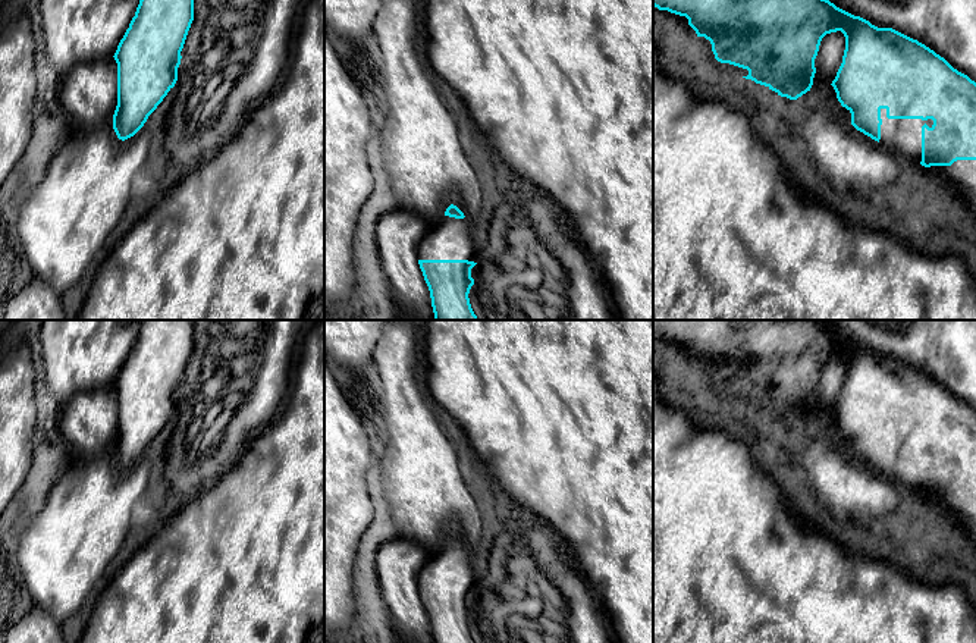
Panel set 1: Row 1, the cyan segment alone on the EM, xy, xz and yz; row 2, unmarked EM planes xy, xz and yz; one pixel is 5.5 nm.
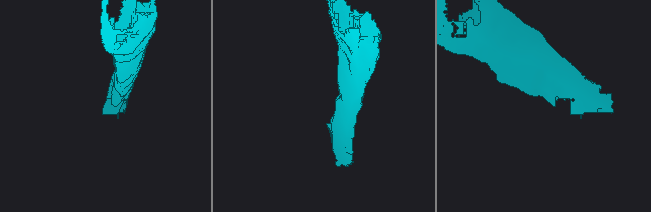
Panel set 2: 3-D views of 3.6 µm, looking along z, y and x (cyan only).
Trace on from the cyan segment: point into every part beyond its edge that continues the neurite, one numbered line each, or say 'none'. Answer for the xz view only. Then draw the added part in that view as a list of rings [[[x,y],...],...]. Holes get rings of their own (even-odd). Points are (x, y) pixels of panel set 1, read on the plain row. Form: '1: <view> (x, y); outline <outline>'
1: xz (449, 567); outline [[[442,545],[417,580],[418,589],[468,589],[477,592],[468,549]]]

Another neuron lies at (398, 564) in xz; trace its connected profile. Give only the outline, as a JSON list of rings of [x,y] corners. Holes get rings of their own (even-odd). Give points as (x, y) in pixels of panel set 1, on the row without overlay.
[[[396,539],[382,545],[374,555],[382,599],[398,643],[434,643],[417,584],[433,553],[417,542]]]

